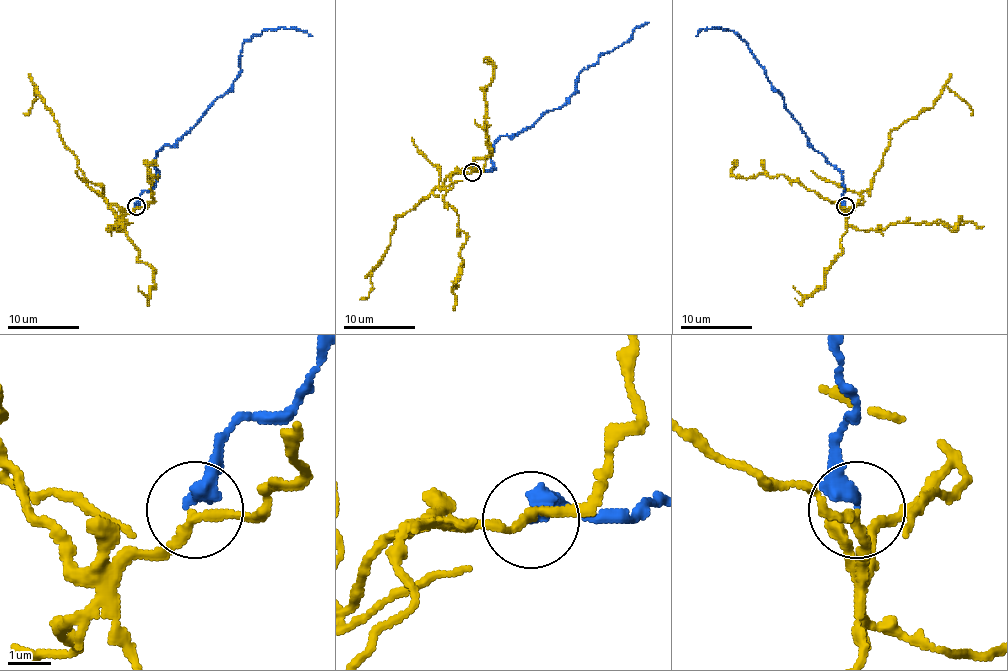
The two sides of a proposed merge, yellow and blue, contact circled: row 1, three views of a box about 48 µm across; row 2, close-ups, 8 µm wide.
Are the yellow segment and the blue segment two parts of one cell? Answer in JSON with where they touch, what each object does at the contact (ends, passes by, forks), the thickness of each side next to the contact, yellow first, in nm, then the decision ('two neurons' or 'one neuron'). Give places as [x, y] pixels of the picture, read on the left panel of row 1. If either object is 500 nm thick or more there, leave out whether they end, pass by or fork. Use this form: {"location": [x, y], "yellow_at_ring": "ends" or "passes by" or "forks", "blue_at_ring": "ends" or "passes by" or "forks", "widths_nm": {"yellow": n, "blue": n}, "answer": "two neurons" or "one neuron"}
{"location": [136, 206], "yellow_at_ring": "passes by", "blue_at_ring": "ends", "widths_nm": {"yellow": 200, "blue": 440}, "answer": "two neurons"}

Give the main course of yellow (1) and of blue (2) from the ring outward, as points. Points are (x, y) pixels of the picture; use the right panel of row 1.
1: (845, 206), (845, 215), (872, 185), (890, 133), (931, 108), (946, 86), (963, 100), (972, 113)
2: (845, 206), (841, 174), (809, 145), (809, 138), (748, 45), (721, 27), (703, 29), (696, 36)

